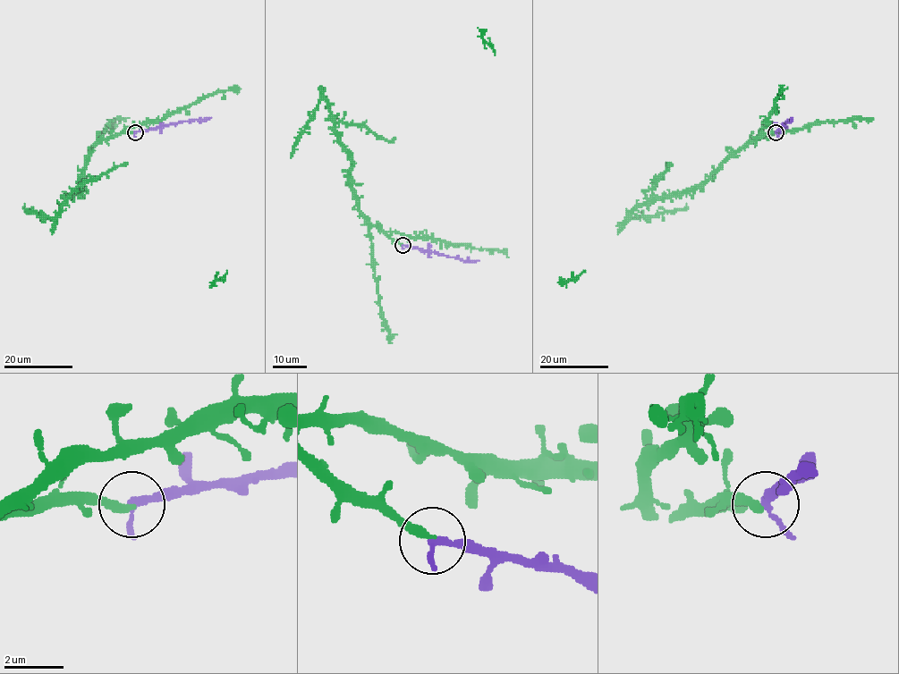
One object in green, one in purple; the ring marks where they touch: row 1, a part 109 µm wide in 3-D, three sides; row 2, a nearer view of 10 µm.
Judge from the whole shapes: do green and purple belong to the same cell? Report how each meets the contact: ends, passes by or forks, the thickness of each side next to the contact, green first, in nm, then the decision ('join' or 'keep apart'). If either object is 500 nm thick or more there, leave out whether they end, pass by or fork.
green ends | purple passes by | 280/200 nm | join

